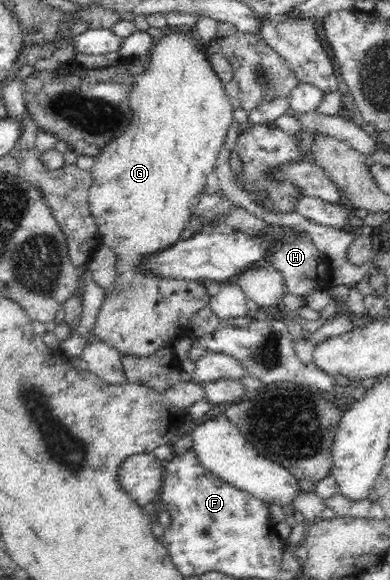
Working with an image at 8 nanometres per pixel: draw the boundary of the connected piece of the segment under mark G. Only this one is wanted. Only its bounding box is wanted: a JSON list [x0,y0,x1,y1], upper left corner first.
[88,28,234,357]

